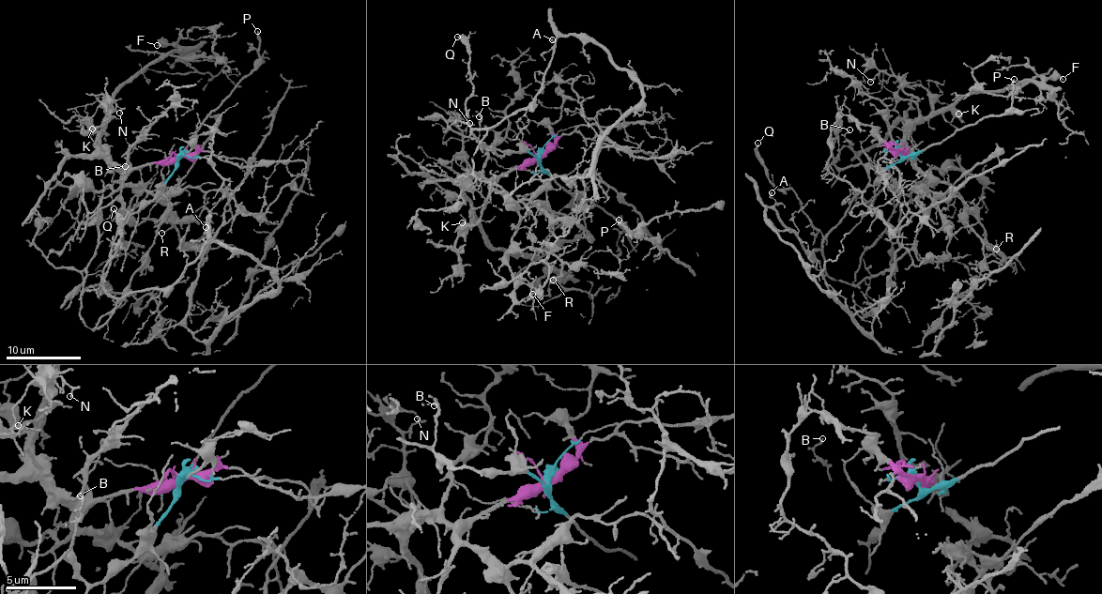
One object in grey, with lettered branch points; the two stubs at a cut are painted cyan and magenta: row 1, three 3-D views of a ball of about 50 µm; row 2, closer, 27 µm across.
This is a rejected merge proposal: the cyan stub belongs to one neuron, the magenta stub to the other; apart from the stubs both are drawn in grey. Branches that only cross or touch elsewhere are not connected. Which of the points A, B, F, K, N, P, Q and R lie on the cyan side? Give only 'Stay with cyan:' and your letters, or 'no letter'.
Stay with cyan: A, B, P, Q

